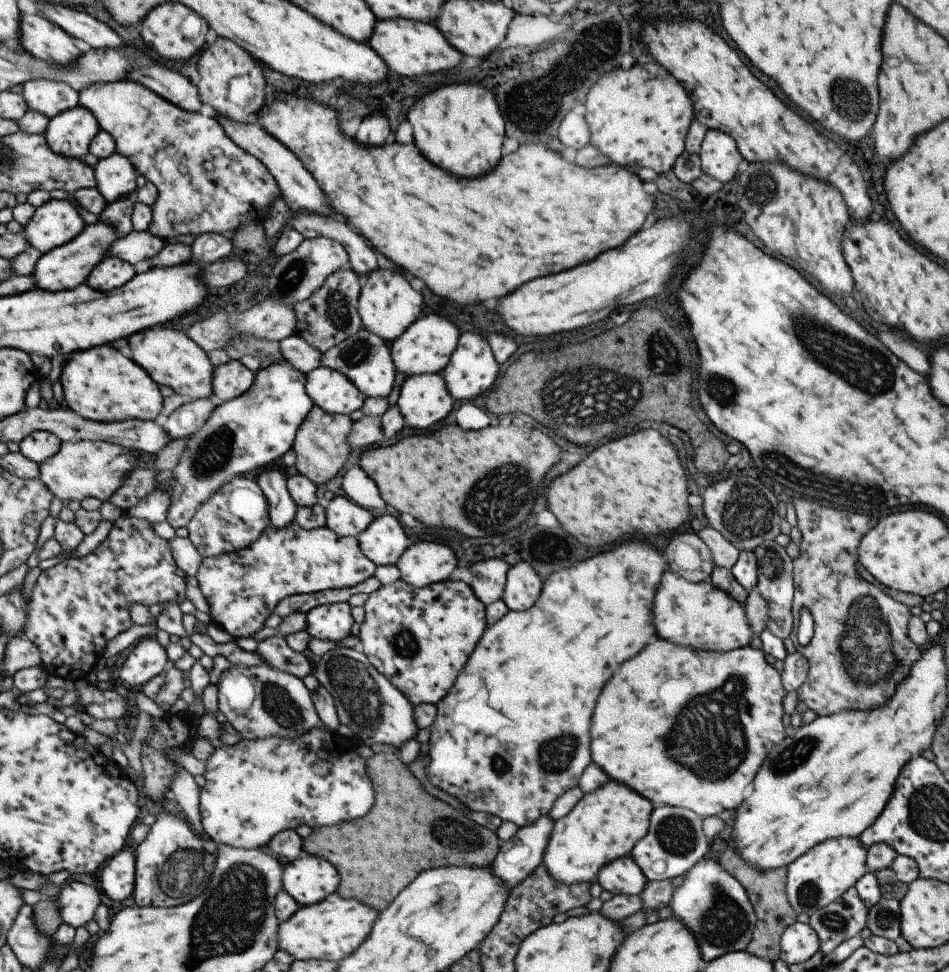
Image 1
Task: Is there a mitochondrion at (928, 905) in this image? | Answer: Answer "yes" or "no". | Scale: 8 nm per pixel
no

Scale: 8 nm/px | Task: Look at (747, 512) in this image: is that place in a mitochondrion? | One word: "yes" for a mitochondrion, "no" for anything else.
yes

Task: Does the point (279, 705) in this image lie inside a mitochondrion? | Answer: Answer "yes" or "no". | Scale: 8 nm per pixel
yes

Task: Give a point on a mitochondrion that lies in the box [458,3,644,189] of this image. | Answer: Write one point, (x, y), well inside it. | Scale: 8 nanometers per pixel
(524, 120)

